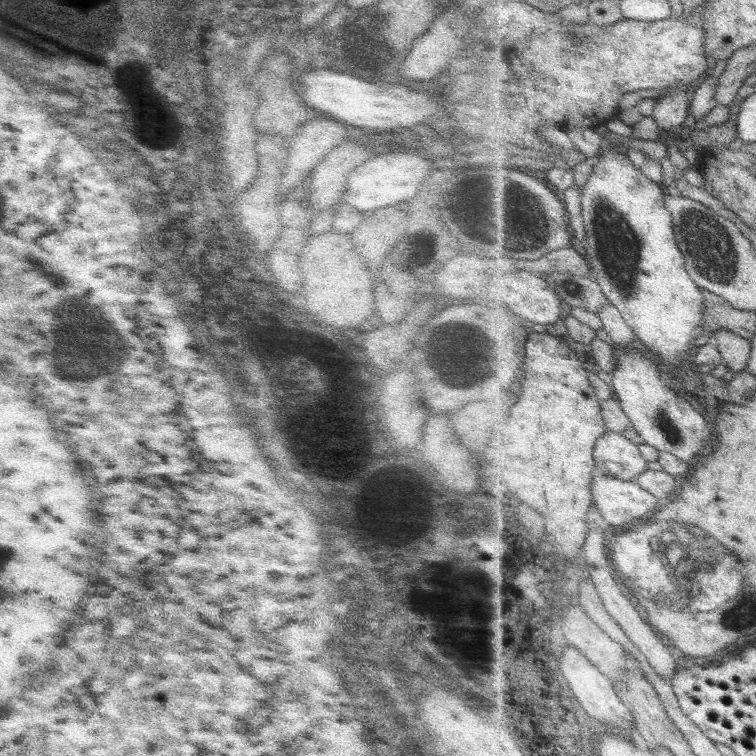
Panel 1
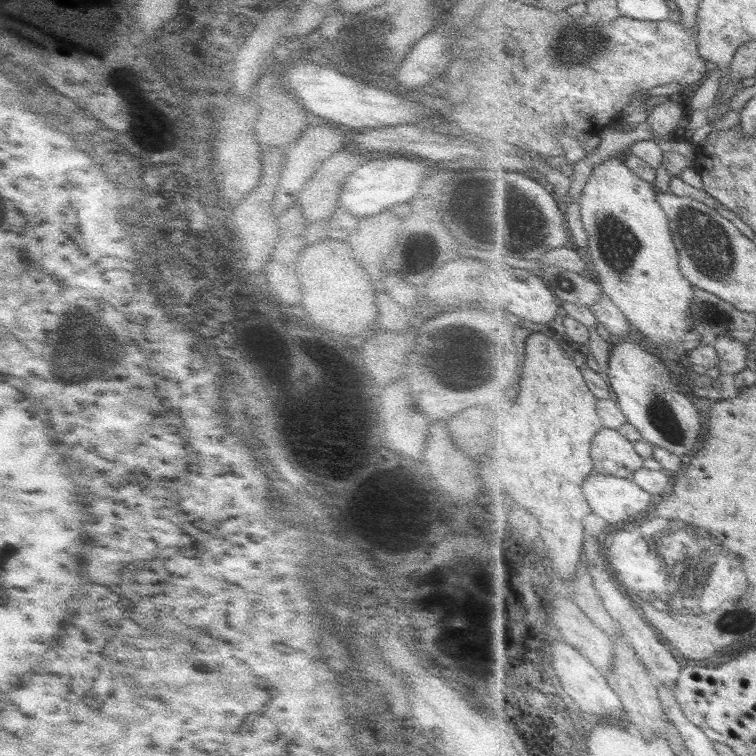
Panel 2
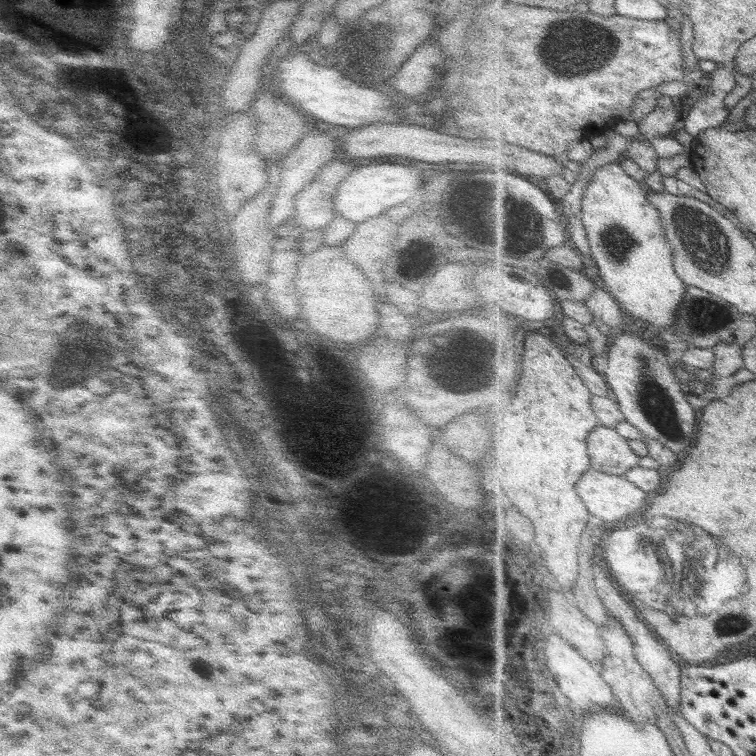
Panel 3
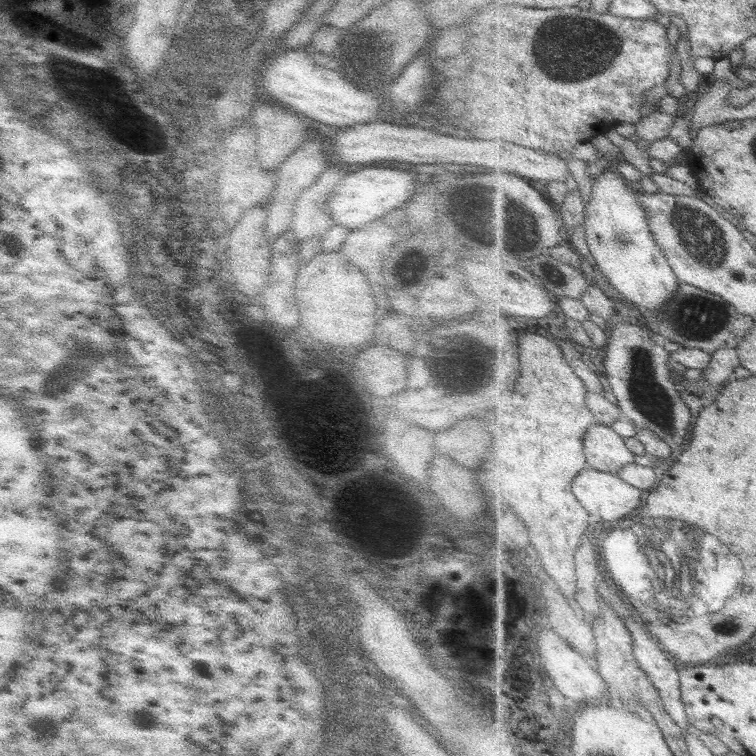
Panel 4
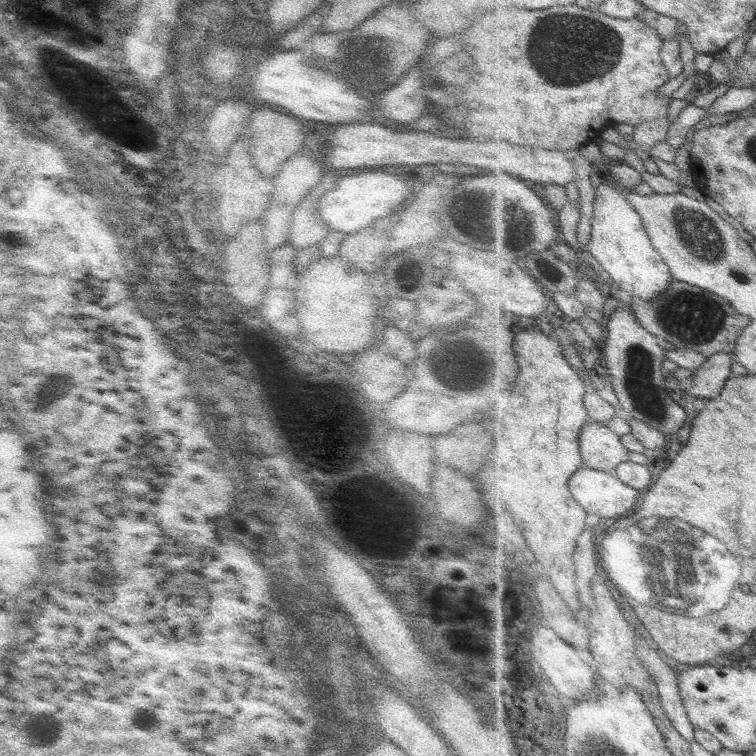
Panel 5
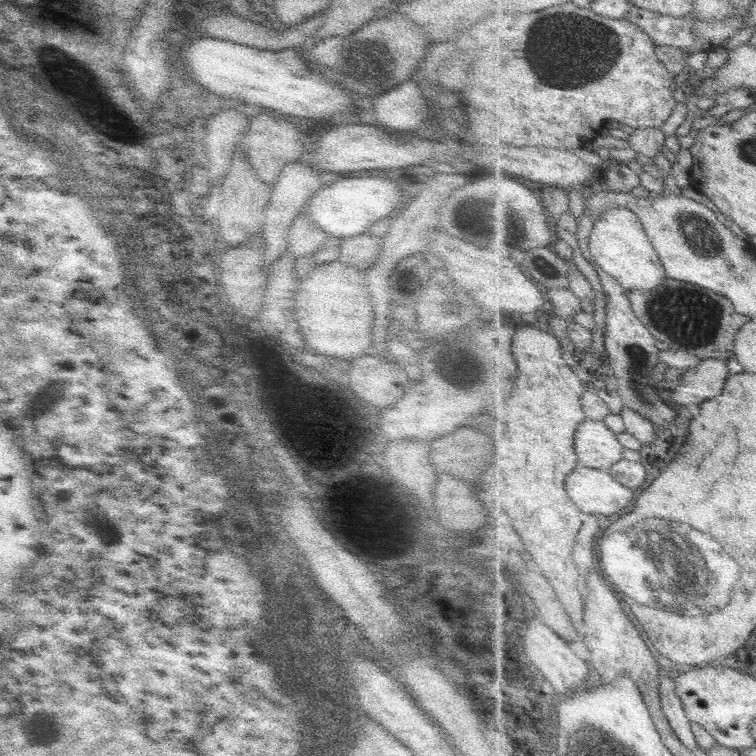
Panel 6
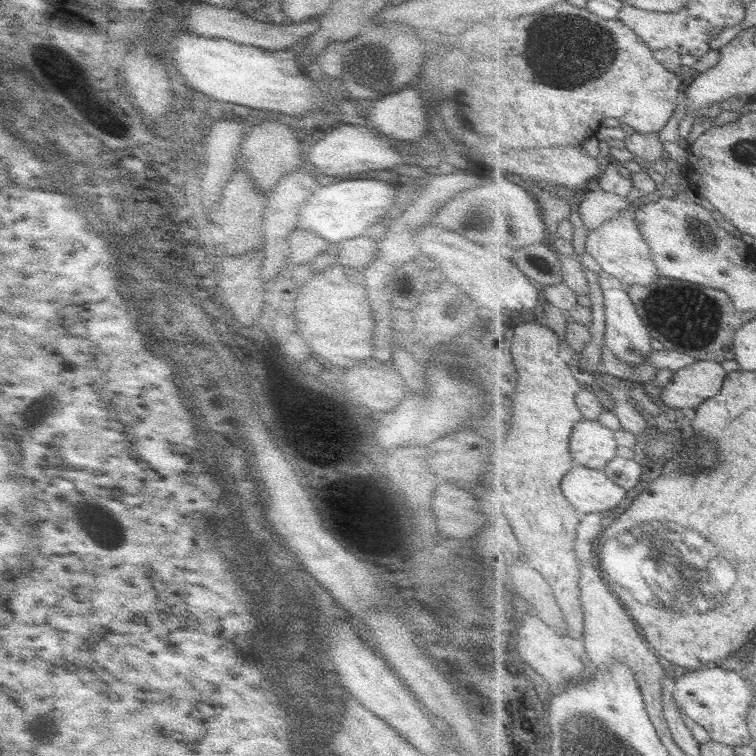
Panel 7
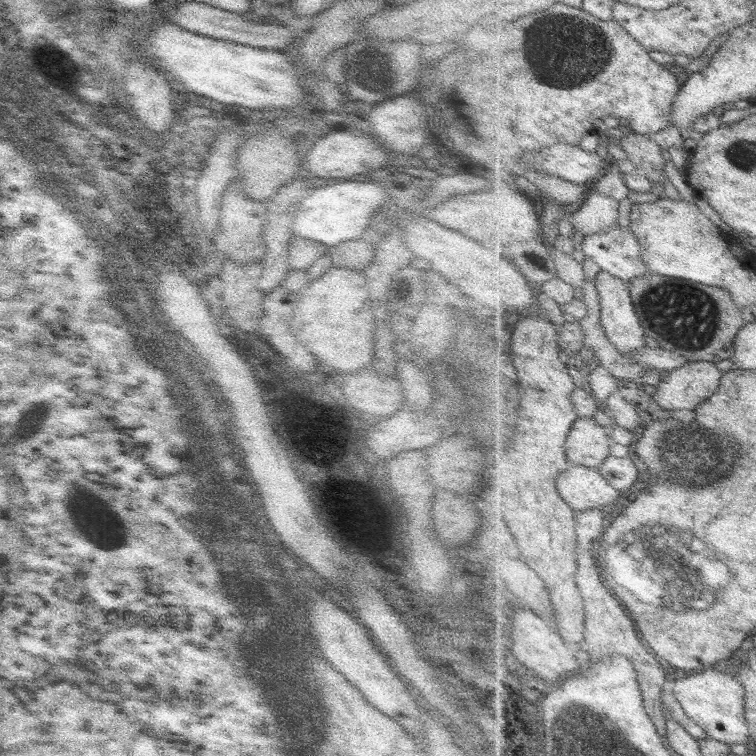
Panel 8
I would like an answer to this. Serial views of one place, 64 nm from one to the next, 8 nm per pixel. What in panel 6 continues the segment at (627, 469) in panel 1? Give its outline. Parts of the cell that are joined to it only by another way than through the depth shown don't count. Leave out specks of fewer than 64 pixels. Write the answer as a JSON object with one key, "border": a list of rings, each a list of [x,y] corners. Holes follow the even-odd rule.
{"border":[[[586,419],[575,433],[575,452],[579,456],[579,463],[597,470],[609,470],[610,472],[615,463],[623,460],[623,447],[619,442],[618,434],[609,430],[603,421]]]}

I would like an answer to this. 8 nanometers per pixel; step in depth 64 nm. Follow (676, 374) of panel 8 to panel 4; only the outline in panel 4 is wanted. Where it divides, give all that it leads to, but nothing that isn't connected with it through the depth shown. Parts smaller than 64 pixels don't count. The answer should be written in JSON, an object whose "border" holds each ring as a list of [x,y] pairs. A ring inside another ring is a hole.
{"border":[[[723,348],[715,350],[711,355],[711,363],[703,370],[703,385],[696,393],[699,395],[716,394],[717,390],[727,382],[728,378],[733,376],[735,369],[742,364],[742,359],[737,354],[735,348]]]}

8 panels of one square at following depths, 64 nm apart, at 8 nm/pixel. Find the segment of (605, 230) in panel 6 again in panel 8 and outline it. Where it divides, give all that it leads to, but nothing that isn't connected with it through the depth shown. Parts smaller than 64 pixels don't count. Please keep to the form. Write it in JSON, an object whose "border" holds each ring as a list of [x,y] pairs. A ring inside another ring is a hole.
{"border":[[[631,224],[615,226],[603,234],[591,234],[580,244],[585,258],[595,260],[602,271],[614,274],[627,282],[647,274],[643,268],[643,246]]]}

